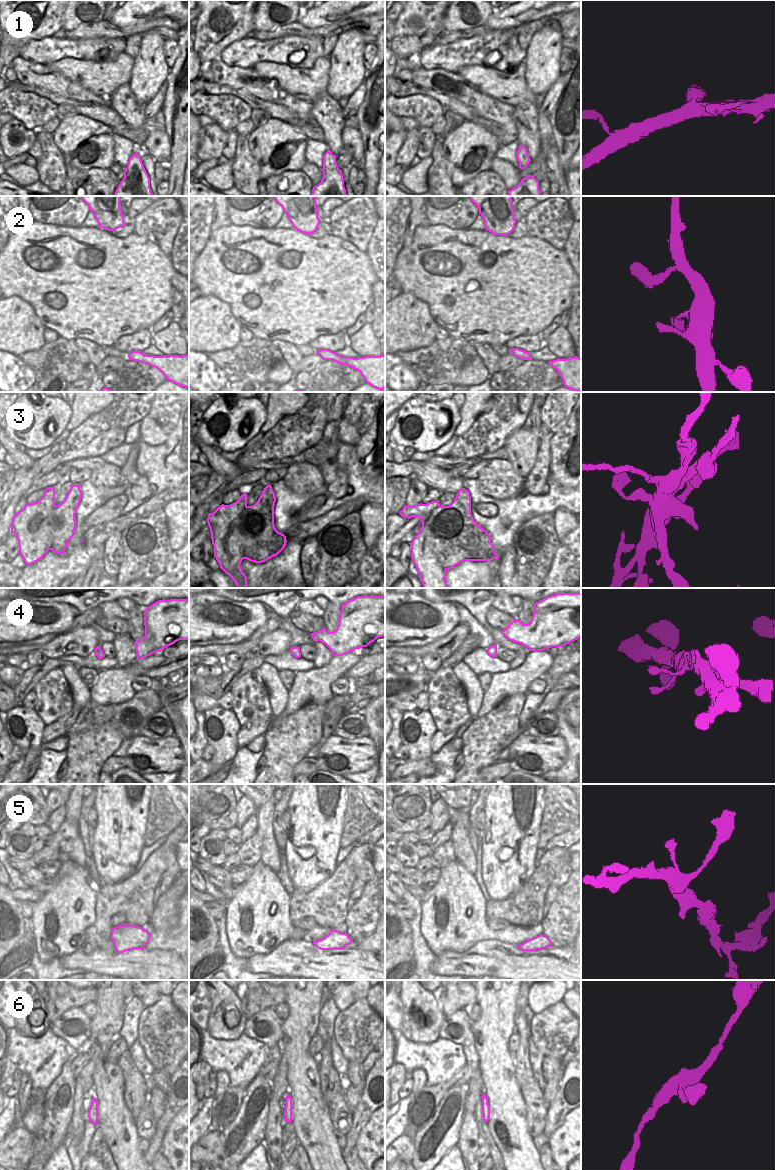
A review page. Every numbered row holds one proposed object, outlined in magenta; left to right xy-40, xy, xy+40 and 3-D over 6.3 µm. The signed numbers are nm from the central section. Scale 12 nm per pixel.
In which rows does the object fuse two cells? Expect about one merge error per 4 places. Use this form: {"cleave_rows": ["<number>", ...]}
{"cleave_rows": ["3"]}

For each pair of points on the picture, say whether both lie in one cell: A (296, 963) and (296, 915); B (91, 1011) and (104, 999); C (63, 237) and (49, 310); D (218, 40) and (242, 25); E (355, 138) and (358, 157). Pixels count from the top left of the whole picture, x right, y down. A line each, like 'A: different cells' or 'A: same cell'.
A: different cells
B: different cells
C: same cell
D: same cell
E: same cell

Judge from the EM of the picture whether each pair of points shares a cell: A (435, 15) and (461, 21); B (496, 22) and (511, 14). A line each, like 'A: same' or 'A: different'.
A: different
B: same

